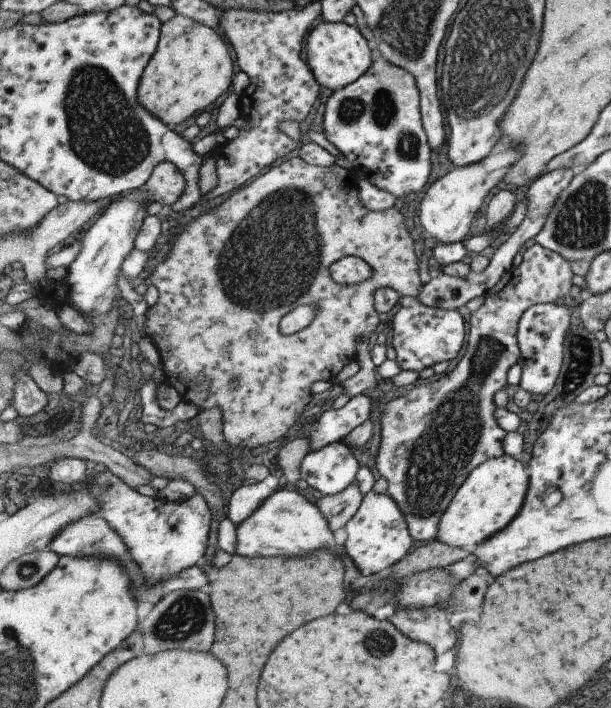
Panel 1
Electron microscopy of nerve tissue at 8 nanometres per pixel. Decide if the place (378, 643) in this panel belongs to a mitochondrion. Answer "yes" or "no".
yes

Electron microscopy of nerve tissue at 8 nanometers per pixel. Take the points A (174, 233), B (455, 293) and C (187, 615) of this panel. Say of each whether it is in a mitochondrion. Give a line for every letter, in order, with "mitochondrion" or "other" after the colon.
A: other
B: other
C: mitochondrion

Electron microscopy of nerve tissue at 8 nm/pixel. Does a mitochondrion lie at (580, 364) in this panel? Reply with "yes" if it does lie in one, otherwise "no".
yes

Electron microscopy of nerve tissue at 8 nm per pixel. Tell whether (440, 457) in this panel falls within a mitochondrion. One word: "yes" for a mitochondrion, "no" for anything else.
yes

